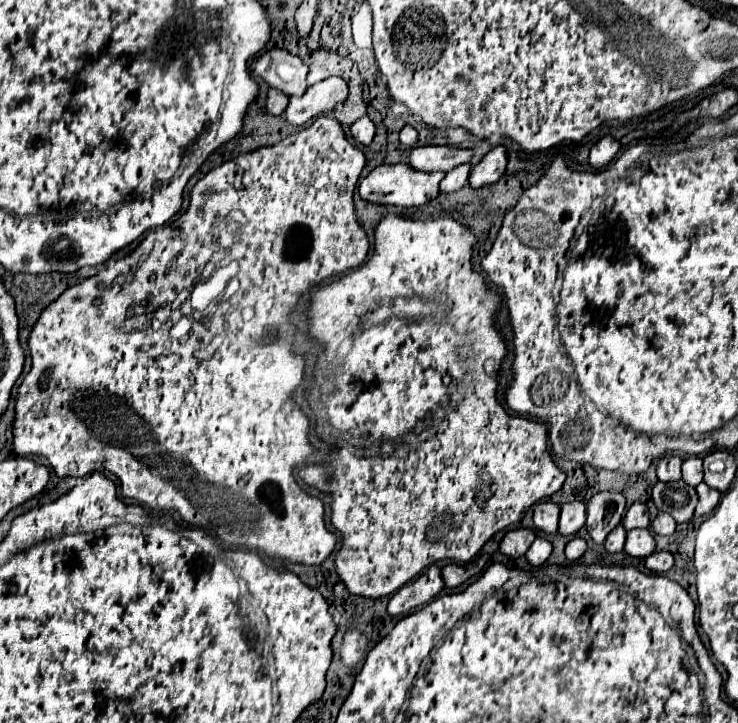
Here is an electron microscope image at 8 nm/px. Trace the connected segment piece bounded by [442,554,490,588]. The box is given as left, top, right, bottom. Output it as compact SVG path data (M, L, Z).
M482 554L482 556L474 558L468 564L448 564L448 566L444 566L442 568L442 580L444 580L446 588L458 588L460 584L464 584L466 580L470 580L472 576L480 574L488 560L490 558L486 554Z

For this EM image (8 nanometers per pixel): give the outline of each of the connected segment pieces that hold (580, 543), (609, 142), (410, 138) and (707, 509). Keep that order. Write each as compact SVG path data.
M572 538L572 540L568 542L568 546L566 546L566 558L568 558L570 562L582 558L584 552L586 552L586 540L582 540L582 538Z
M606 136L606 138L602 138L602 140L590 150L588 162L590 162L592 168L598 168L598 170L600 170L600 168L608 166L608 164L614 160L614 156L616 156L618 150L620 150L618 140L614 140L612 136Z
M404 126L400 130L400 144L408 146L408 148L414 148L416 146L416 140L418 140L418 132L412 126Z
M704 482L696 486L696 492L698 492L698 504L696 504L694 516L706 516L706 514L710 514L718 506L718 502L722 498L722 494L718 490L710 488Z

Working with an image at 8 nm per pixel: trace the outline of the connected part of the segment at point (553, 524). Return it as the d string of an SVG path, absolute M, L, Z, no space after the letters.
M540 502L534 508L534 526L546 534L556 534L560 506L552 502Z

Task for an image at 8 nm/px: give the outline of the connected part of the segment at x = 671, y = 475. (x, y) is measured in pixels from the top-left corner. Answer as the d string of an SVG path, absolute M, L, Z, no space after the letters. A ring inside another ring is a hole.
M662 456L656 464L656 474L658 480L662 482L672 482L672 480L680 480L680 466L682 466L682 458L680 456Z

